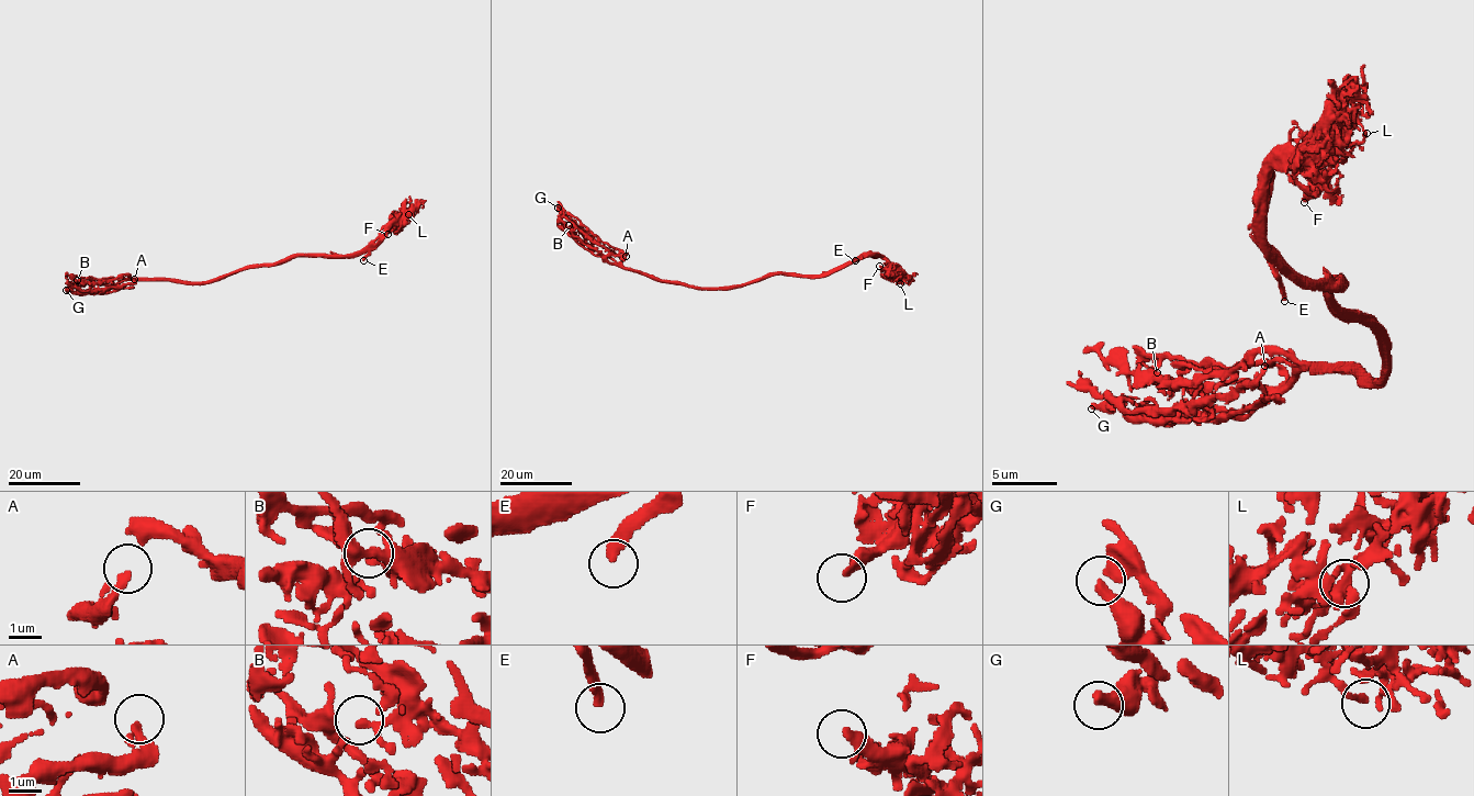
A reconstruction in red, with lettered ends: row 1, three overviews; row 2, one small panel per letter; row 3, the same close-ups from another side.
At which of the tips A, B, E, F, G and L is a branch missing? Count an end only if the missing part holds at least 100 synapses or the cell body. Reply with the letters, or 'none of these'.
E

